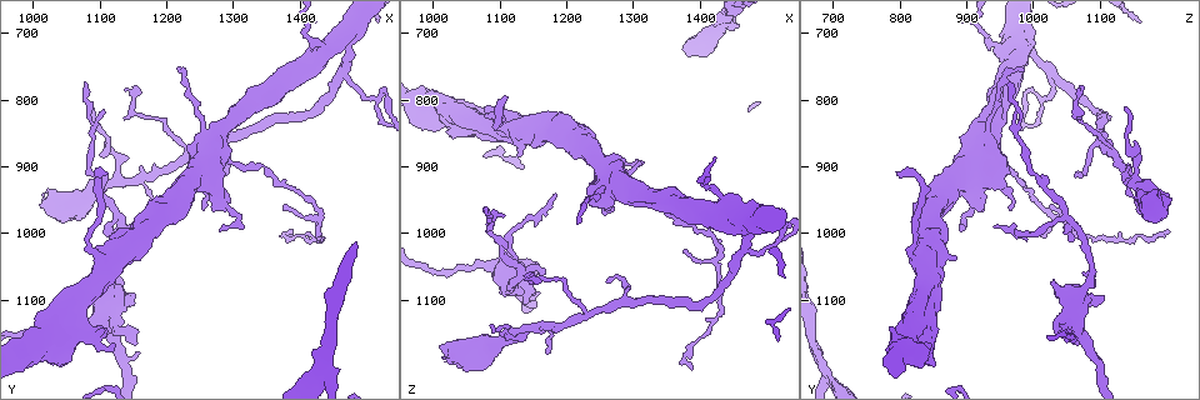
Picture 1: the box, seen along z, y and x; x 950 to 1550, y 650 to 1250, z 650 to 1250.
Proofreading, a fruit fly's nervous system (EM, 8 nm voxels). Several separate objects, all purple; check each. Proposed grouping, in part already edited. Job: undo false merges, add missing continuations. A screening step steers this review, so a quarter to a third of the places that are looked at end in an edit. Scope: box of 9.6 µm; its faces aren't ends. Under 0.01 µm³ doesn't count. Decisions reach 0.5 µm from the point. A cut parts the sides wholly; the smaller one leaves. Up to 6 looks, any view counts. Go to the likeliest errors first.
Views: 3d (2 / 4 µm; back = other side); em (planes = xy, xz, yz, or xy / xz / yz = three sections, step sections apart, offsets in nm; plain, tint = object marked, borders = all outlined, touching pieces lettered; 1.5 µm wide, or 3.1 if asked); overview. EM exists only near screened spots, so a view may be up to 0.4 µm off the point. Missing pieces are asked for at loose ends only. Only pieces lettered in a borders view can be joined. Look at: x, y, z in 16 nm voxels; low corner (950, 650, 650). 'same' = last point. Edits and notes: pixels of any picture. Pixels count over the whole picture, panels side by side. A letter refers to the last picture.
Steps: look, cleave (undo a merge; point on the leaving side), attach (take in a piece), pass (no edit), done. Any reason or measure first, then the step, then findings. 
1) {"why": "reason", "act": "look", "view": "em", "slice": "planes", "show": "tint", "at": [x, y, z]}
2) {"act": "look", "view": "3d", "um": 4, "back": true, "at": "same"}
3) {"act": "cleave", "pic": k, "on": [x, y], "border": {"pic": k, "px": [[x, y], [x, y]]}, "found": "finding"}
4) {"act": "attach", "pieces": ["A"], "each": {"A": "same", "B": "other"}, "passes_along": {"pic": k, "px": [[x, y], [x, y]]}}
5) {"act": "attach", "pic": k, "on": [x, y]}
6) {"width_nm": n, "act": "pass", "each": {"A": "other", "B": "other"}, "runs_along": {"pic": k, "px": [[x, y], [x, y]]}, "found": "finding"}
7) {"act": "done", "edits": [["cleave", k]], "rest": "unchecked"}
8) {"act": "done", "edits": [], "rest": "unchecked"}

{"why": "stops while still wide", "act": "look", "view": "3d", "um": 4, "at": [1010, 960, 1165]}

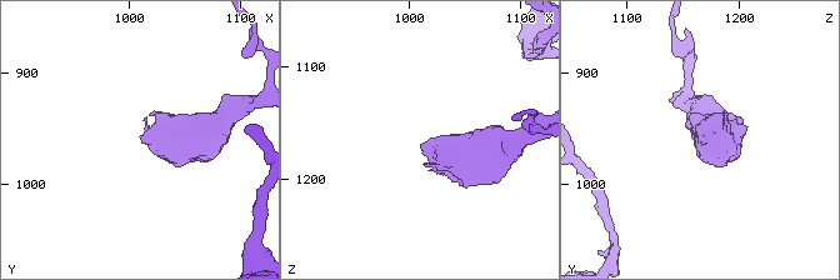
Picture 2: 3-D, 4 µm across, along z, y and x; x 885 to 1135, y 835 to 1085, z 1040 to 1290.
{"why": "now the EM", "act": "look", "view": "em", "slice": "planes", "show": "borders", "at": [1010, 958, 1170]}

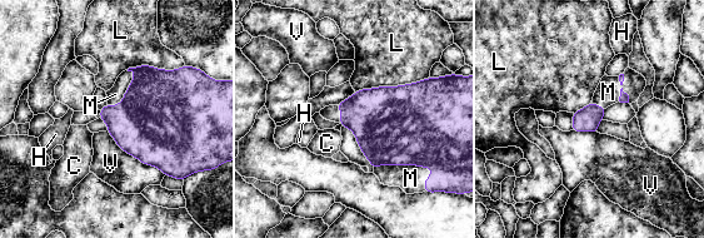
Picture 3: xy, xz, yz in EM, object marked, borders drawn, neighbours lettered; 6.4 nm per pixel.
{"act": "attach", "pieces": ["M"], "each": {"C": "other", "H": "other", "L": "other", "M": "same", "V": "other"}, "passes_along": {"pic": 3, "px": [[624, 98], [622, 88], [608, 92]]}, "found": "the neuron continues"}

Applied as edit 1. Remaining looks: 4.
{"why": "redraw", "act": "look", "view": "overview"}

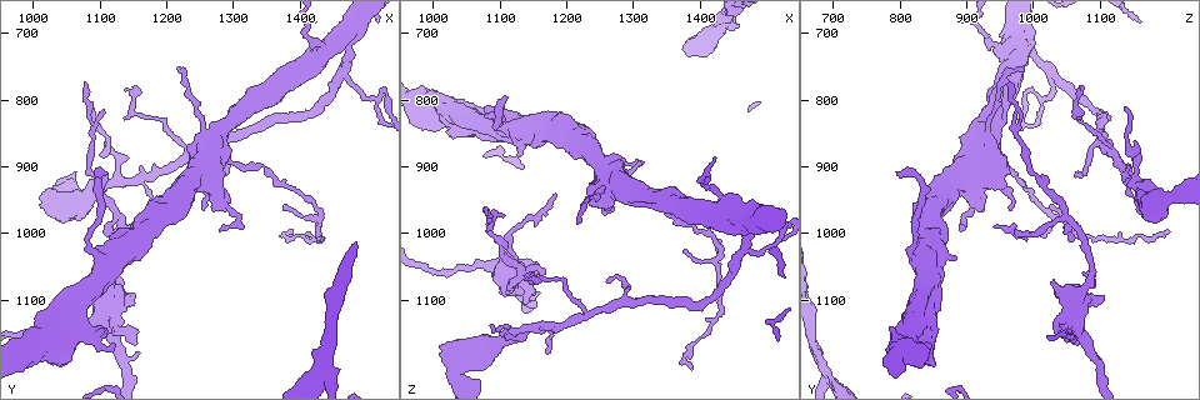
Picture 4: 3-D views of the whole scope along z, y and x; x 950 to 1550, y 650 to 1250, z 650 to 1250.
{"why": "free end", "act": "look", "view": "em", "slice": "yz", "step": 8, "show": "tint", "at": [1075, 775, 965]}

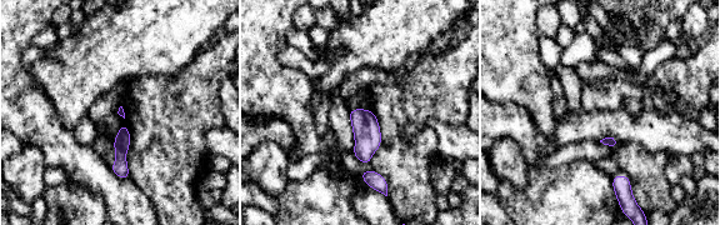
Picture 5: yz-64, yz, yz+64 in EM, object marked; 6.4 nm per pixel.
{"why": "another direction", "act": "look", "view": "em", "slice": "planes", "show": "borders", "at": "same"}

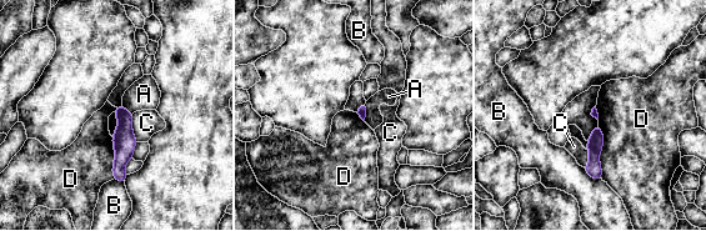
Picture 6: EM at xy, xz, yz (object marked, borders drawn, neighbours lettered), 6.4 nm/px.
{"act": "pass", "each": {"A": "other", "B": "other", "C": "other", "D": "other"}, "found": "no lettered piece goes on from it"}

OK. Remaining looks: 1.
{"act": "done", "edits": [["attach", 3]], "rest": "unchecked"}

